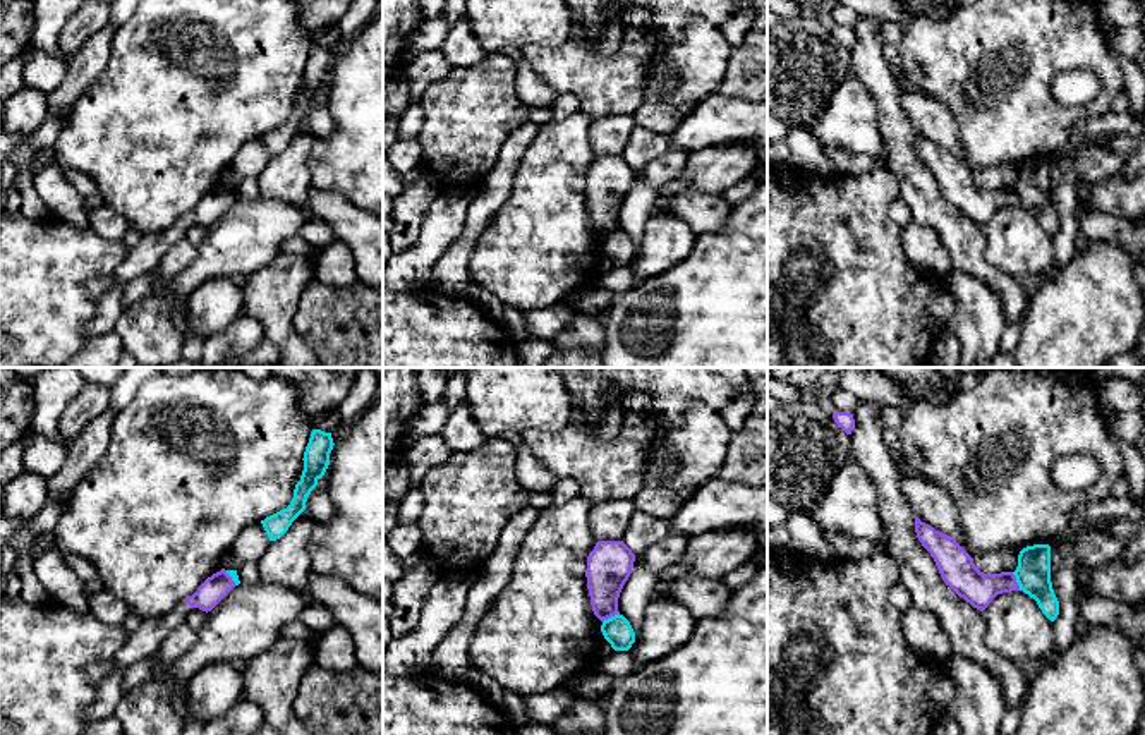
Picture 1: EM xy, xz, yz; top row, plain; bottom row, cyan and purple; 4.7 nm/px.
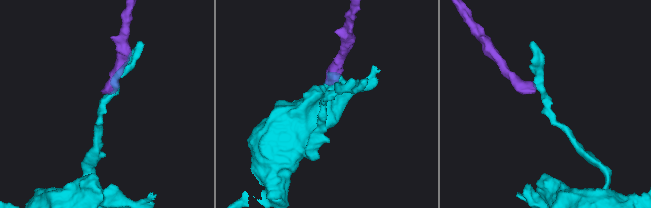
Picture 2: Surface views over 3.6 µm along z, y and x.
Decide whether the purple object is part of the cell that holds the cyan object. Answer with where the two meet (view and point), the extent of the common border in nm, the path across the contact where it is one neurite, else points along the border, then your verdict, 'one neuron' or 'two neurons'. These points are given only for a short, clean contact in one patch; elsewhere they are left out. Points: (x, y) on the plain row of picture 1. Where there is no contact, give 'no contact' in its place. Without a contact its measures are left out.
contact yz (1017, 196); length 100 nm; border yz (1011, 188), (1020, 205); two neurons

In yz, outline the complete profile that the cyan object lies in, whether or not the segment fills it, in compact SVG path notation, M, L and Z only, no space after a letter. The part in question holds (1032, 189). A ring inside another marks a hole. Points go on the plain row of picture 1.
M1033 160L1023 163L1013 189L1020 206L1033 213L1042 228L1054 237L1059 230L1059 216L1051 197L1051 161Z

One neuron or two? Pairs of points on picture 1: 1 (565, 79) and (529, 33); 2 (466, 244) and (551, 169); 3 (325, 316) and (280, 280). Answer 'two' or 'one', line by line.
1: two
2: two
3: two

